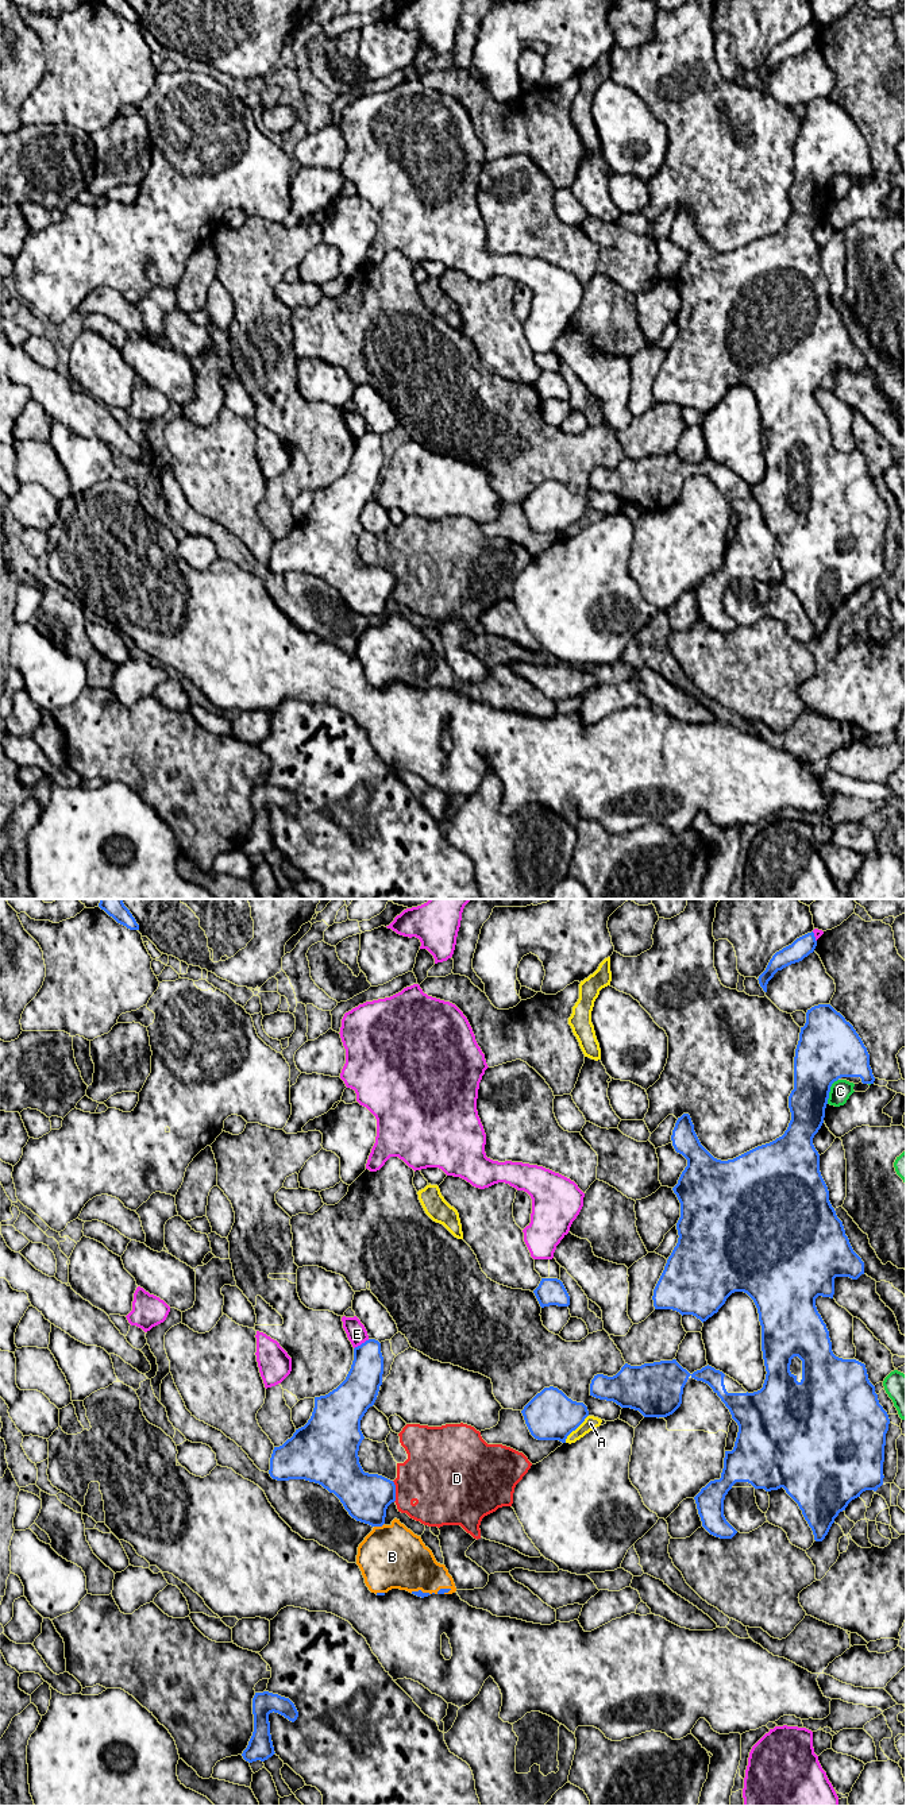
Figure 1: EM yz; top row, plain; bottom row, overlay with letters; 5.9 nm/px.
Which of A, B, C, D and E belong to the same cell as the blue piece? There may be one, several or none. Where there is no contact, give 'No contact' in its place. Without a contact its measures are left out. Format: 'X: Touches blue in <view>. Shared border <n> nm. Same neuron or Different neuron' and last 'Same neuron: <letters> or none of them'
A: Touches blue in yz. Shared border 220 nm. Different neuron
B: Touches blue in yz. Shared border 240 nm. Same neuron
C: Touches blue in yz. Shared border 170 nm. Different neuron
D: Touches blue in yz. Shared border 130 nm. Different neuron
E: Touches blue in yz. Shared border 110 nm. Different neuron
Same neuron: B

